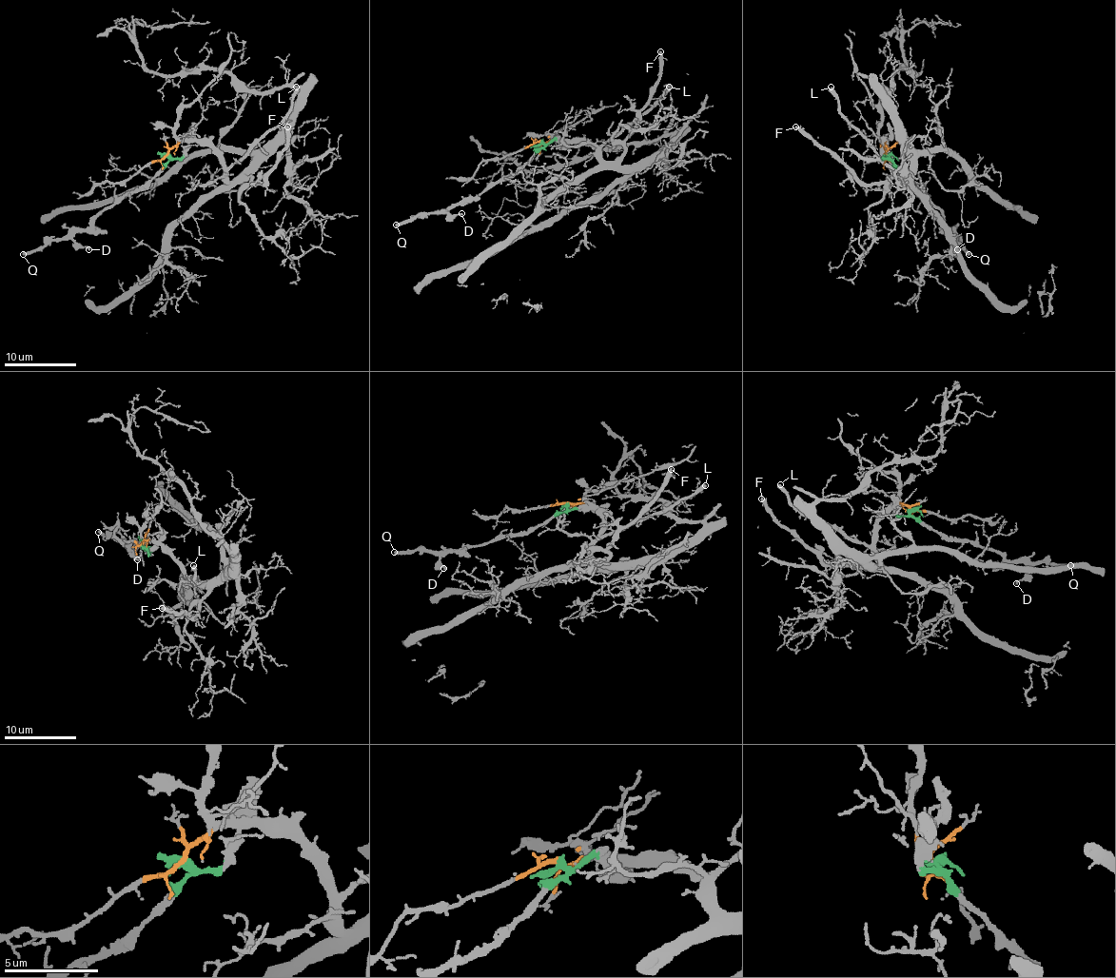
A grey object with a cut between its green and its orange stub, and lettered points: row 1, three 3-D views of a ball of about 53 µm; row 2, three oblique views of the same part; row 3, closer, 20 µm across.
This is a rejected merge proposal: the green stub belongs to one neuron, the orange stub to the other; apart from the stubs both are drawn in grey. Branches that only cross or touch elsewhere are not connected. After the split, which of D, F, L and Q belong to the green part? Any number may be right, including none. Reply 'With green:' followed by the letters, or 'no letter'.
With green: D, Q

